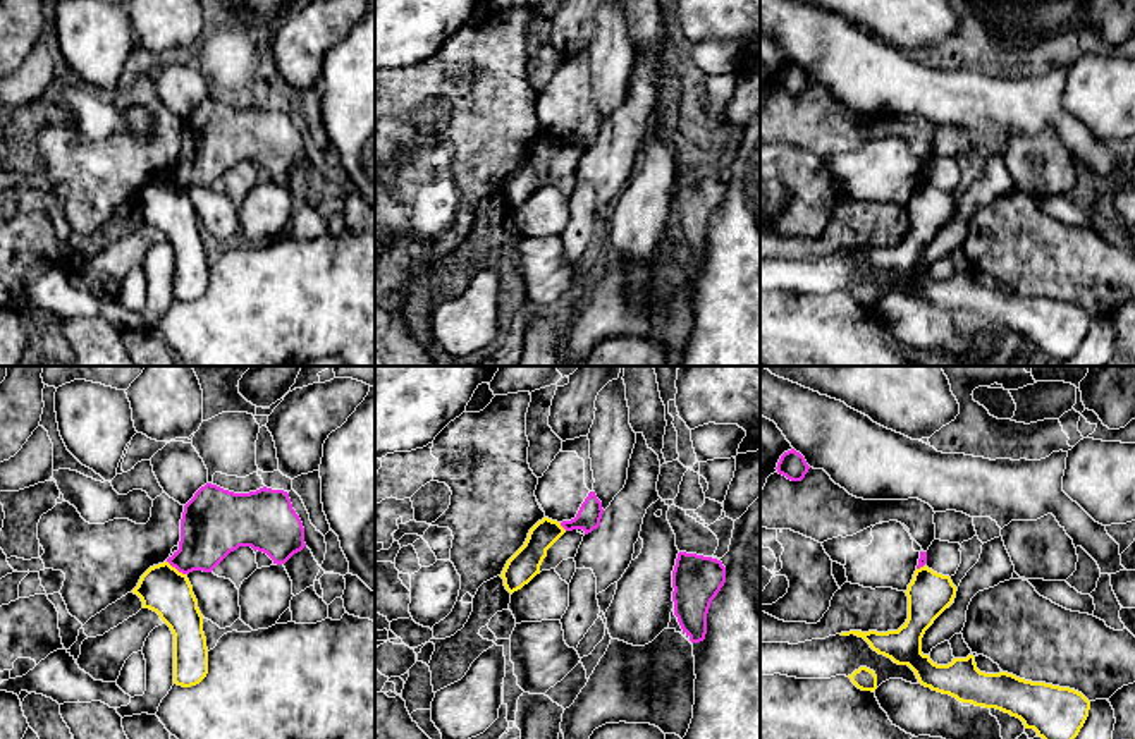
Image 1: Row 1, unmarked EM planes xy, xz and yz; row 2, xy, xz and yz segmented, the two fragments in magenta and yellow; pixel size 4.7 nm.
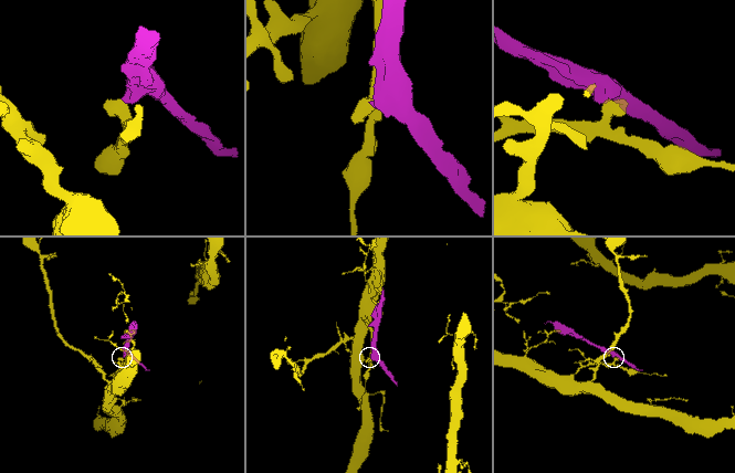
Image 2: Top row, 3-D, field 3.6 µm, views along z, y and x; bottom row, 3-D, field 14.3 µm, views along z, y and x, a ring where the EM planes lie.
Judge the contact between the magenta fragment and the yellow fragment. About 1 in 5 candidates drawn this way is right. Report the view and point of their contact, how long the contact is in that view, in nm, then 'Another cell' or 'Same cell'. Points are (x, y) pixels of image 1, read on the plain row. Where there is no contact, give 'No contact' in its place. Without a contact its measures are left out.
Touches magenta at xy (176, 183). Shared border 110 nm. Another cell

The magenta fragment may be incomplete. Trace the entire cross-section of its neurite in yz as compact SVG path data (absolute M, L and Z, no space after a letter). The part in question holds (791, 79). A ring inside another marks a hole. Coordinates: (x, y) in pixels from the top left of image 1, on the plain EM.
M791 64L781 70L776 84L779 89L786 91L791 96L801 96L810 81L800 67Z

